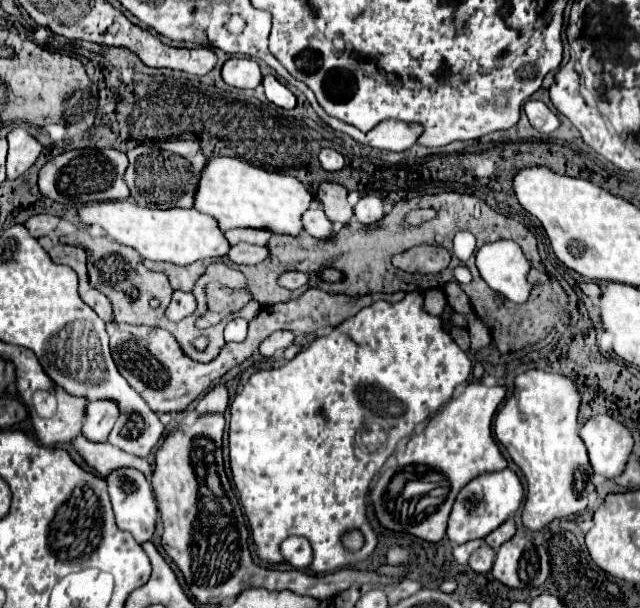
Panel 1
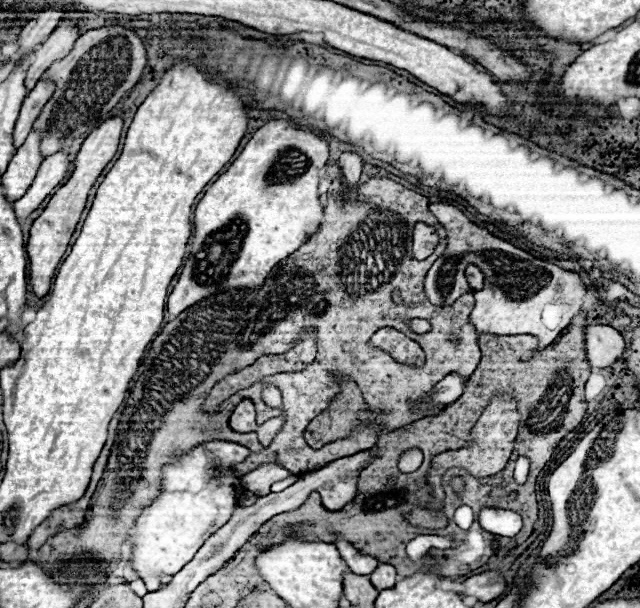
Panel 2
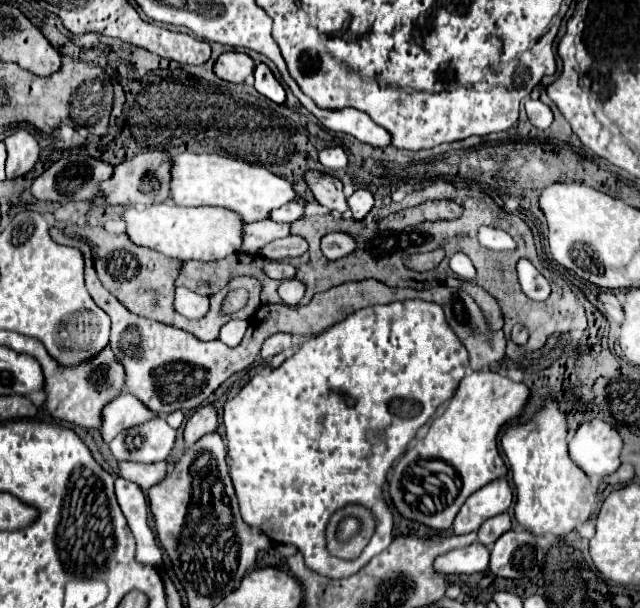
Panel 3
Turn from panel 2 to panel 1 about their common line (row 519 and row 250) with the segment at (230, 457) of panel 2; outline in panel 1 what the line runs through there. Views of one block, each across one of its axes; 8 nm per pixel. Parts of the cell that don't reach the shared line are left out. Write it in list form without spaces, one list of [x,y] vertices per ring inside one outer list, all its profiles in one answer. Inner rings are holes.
[[[120,200],[120,202],[94,202],[82,206],[78,214],[84,224],[102,226],[112,240],[136,248],[148,260],[162,260],[162,262],[186,266],[204,258],[222,258],[230,250],[230,242],[226,240],[224,232],[220,232],[218,222],[208,214],[196,212],[194,208],[150,210],[150,208],[140,208],[134,202]]]

